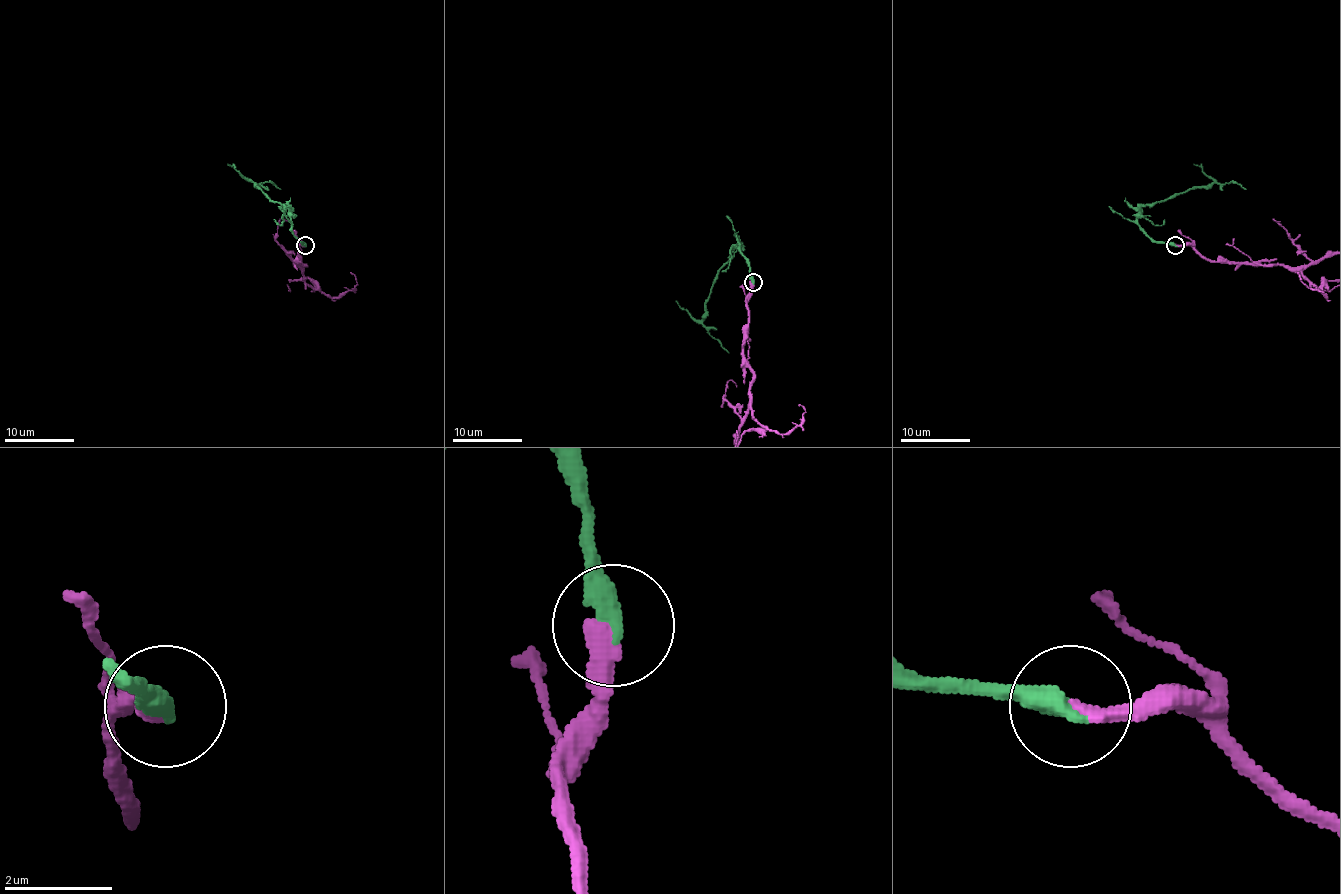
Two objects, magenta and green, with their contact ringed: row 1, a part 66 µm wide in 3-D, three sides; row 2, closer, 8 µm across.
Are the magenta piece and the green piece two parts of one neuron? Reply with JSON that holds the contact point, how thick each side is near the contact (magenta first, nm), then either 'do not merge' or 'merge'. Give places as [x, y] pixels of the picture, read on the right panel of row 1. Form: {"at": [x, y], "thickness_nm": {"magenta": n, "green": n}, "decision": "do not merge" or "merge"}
{"at": [1175, 245], "thickness_nm": {"magenta": 380, "green": 440}, "decision": "merge"}

